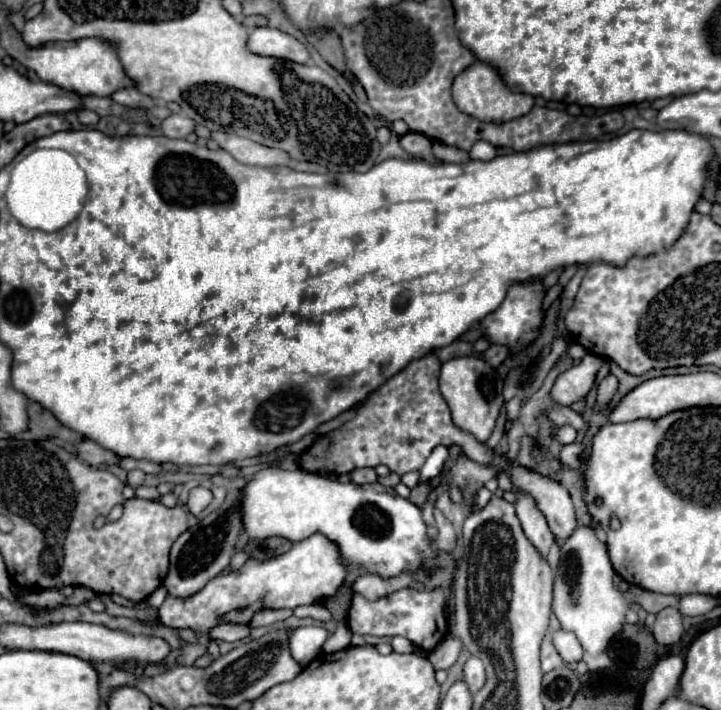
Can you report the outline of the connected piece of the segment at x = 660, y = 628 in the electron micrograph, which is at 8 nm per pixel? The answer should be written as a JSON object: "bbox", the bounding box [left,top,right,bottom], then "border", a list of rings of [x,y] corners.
{"bbox":[652,607,684,645],"border":[[[666,607],[656,615],[656,623],[654,623],[652,633],[660,645],[678,643],[684,633],[682,615],[678,613],[678,607]]]}

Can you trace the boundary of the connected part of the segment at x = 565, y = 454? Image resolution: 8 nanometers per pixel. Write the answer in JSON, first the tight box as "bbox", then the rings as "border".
{"bbox":[560,443,582,467],"border":[[[578,443],[564,445],[560,451],[560,461],[568,467],[578,467],[580,465],[580,459],[578,459],[580,453],[582,453],[582,445],[578,445]]]}

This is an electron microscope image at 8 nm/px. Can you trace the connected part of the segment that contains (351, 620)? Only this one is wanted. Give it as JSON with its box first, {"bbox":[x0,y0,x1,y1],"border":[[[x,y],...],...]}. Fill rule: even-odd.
{"bbox":[348,589,448,653],"border":[[[400,589],[376,601],[370,601],[358,593],[352,597],[352,605],[348,611],[348,627],[356,635],[376,635],[376,637],[394,637],[402,635],[410,639],[416,647],[430,653],[448,633],[448,617],[446,617],[446,591],[416,591],[416,589]]]}

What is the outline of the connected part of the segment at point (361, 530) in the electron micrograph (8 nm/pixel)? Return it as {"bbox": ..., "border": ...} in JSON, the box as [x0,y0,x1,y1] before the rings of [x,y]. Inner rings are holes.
{"bbox":[240,467,438,585],"border":[[[266,467],[256,471],[248,483],[240,491],[240,503],[242,503],[242,525],[244,531],[252,539],[268,539],[268,537],[284,537],[292,543],[304,541],[314,533],[326,535],[332,543],[338,545],[342,555],[342,565],[348,571],[346,583],[352,585],[362,575],[378,575],[382,579],[398,577],[402,571],[408,571],[410,575],[416,573],[422,563],[430,557],[438,555],[436,543],[430,539],[426,531],[426,523],[422,519],[420,509],[410,503],[408,499],[402,499],[396,495],[394,489],[386,489],[380,483],[372,485],[354,485],[354,483],[342,483],[338,479],[326,479],[322,475],[306,473],[302,469],[280,469],[280,467]]]}

